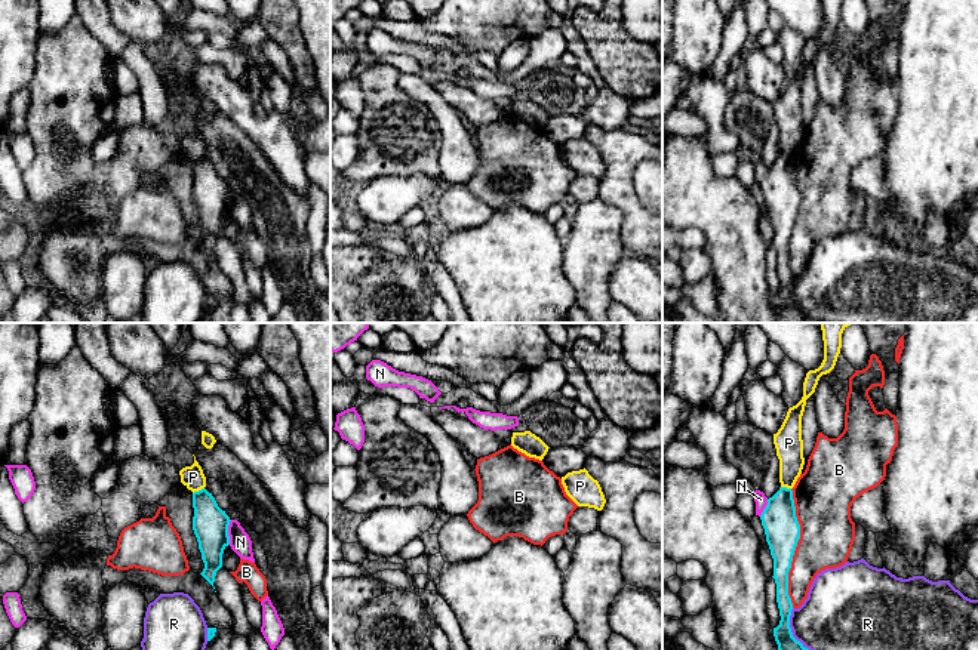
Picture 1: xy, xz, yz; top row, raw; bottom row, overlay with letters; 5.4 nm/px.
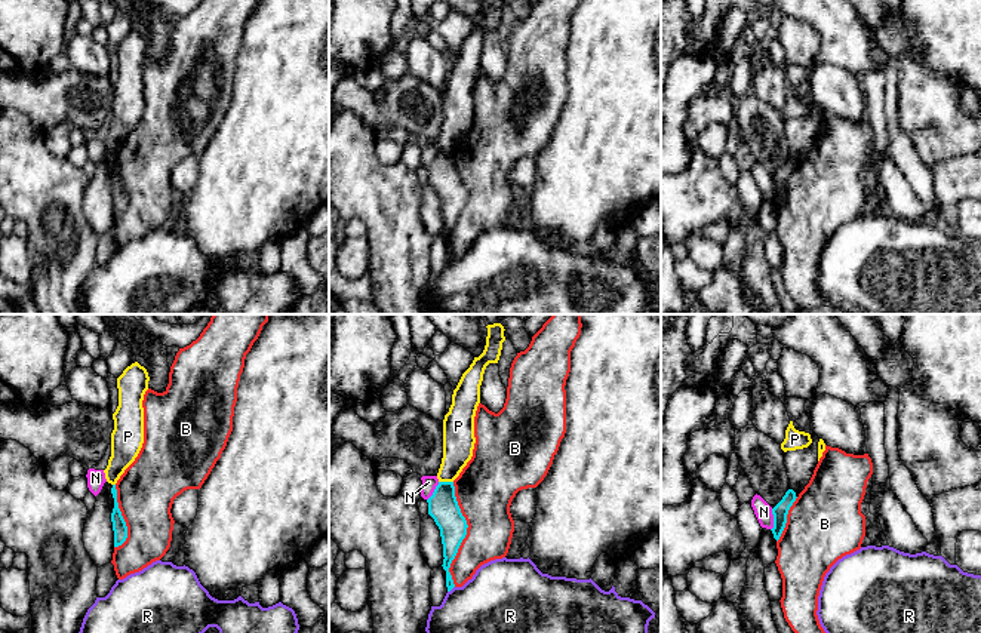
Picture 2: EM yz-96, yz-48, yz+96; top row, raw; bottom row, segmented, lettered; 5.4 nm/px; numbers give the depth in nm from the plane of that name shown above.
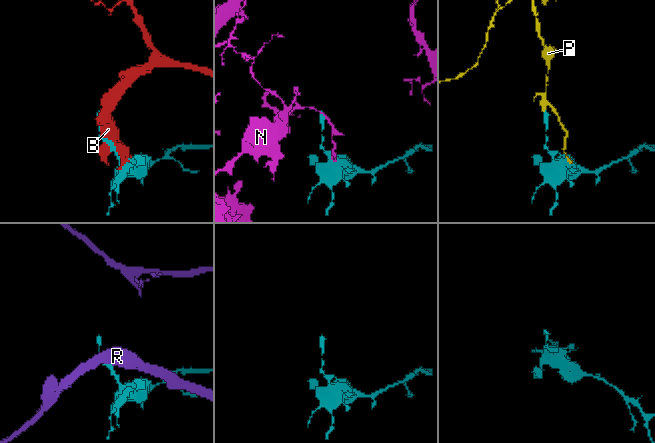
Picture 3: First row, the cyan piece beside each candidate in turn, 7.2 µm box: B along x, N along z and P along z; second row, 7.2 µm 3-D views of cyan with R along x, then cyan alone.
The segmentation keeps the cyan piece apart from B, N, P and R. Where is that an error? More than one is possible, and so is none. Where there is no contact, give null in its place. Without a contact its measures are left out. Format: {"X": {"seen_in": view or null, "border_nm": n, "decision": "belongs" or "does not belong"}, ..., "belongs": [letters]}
{"B": {"seen_in": "yz", "border_nm": 650, "decision": "does not belong"}, "N": {"seen_in": "xy", "border_nm": 140, "decision": "does not belong"}, "P": {"seen_in": "xy", "border_nm": 70, "decision": "does not belong"}, "R": {"seen_in": "yz", "border_nm": 260, "decision": "does not belong"}, "belongs": []}

